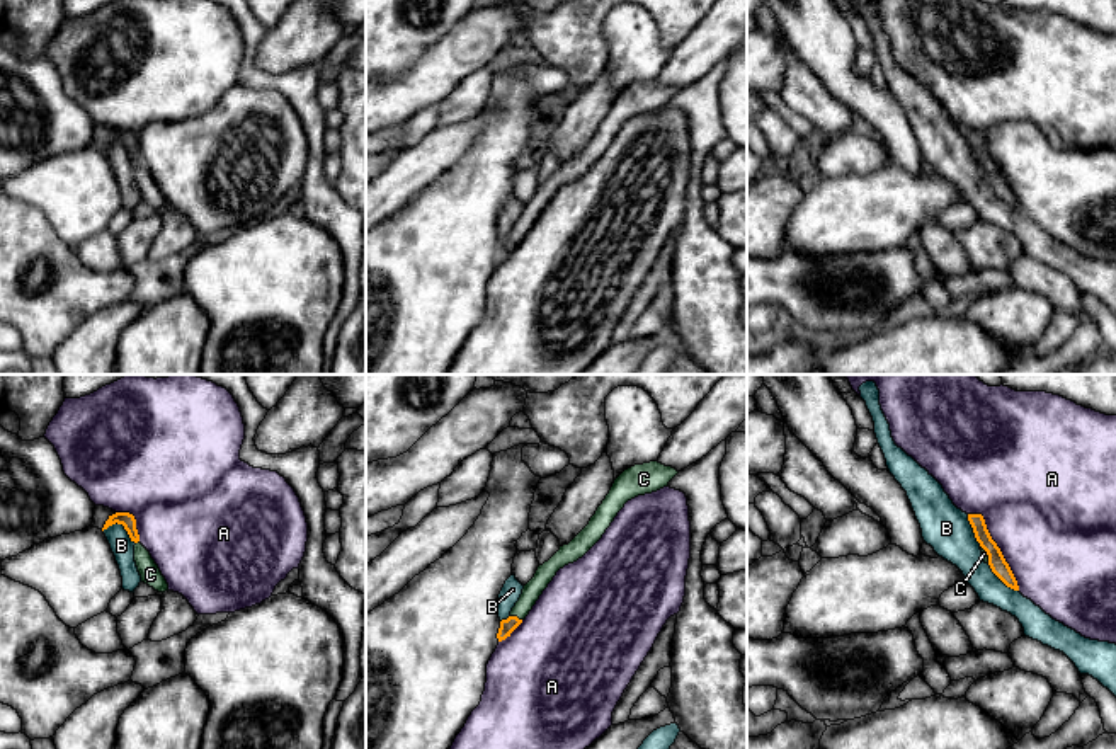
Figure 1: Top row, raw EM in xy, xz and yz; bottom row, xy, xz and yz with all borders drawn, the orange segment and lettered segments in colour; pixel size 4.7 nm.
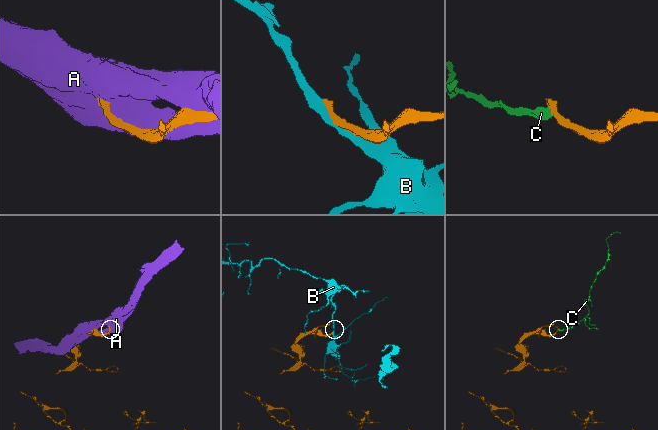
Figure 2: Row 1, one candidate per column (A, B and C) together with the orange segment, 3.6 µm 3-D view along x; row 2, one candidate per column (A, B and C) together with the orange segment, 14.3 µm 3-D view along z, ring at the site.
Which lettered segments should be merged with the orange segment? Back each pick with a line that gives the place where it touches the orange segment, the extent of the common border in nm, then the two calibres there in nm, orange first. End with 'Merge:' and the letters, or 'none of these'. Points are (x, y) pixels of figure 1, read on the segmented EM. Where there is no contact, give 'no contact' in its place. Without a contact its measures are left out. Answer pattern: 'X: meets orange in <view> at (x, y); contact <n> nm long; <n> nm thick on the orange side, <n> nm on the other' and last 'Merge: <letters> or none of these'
C: meets orange in xz at (516, 617); contact 60 nm long; 70 nm thick on the orange side, 90 nm on the other
Merge: C

